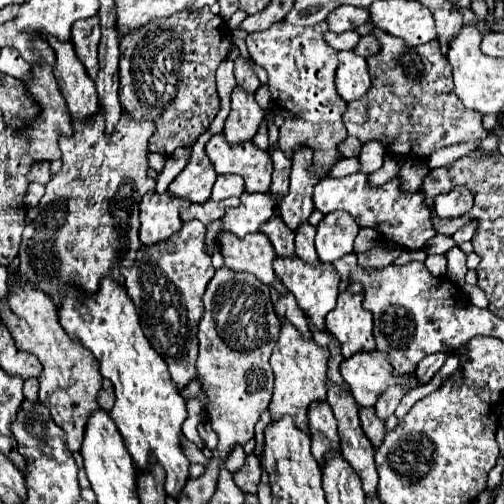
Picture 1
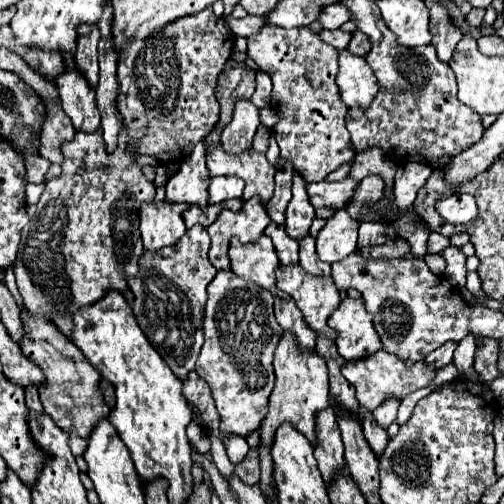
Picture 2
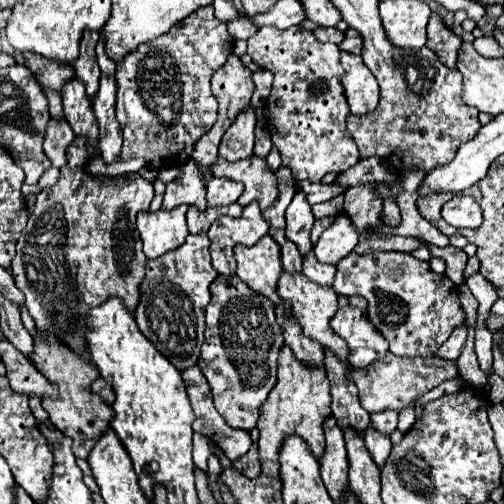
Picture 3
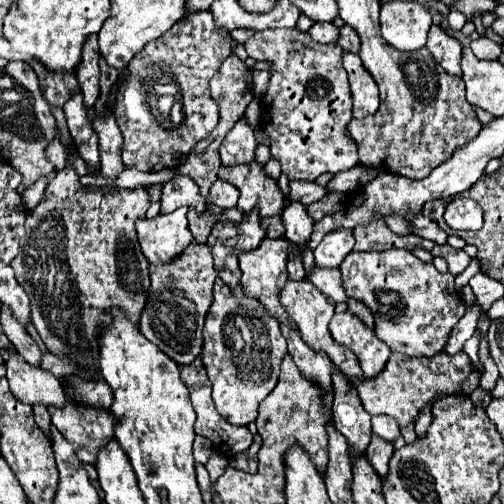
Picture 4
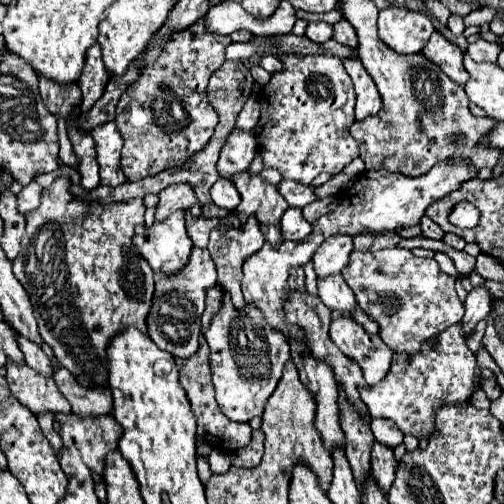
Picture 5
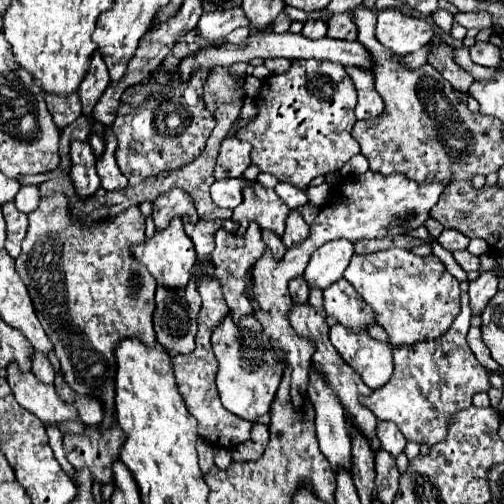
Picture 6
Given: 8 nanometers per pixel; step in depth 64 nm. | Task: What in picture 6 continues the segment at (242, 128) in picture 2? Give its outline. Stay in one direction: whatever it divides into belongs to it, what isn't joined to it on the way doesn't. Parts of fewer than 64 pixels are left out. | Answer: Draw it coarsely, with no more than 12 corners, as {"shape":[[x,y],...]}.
{"shape":[[222,142],[214,178],[238,178],[250,166],[250,146]]}

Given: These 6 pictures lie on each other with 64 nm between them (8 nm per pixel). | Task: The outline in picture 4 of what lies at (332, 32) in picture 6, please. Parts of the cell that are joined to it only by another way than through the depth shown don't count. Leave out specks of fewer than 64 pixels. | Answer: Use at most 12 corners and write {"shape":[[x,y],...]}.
{"shape":[[348,24],[340,28],[338,46],[346,52],[360,50],[360,38]]}

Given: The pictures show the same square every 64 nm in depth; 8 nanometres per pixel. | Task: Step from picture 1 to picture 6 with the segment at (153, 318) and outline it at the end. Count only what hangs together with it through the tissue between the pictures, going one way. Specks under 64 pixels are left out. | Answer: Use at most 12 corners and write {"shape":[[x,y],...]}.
{"shape":[[198,268],[184,290],[158,286],[154,328],[176,354],[194,350]]}

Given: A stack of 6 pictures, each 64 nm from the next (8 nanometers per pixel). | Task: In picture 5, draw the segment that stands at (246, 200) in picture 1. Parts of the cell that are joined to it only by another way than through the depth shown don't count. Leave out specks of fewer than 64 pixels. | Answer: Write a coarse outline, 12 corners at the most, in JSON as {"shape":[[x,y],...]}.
{"shape":[[254,216],[218,226],[208,250],[218,282],[244,308],[242,264],[264,244]]}

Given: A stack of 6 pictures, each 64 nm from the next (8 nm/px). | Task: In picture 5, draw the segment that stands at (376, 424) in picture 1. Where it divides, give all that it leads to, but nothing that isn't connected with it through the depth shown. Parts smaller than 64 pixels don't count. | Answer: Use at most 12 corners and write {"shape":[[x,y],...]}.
{"shape":[[378,442],[372,448],[372,476],[388,494],[396,476],[394,452]]}

